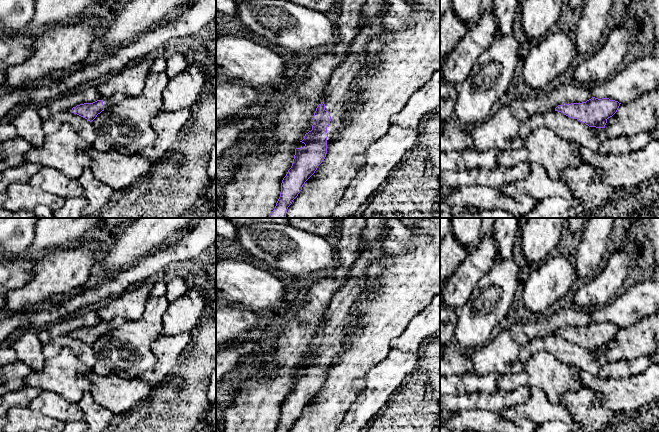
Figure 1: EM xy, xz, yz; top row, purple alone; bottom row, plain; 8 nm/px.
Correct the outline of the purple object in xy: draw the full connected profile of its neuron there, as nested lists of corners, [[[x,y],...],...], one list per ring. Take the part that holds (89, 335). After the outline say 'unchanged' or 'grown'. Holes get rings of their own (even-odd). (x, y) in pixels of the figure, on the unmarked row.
[[[115,317],[110,321],[101,321],[93,327],[84,327],[71,332],[69,335],[92,346],[98,338],[108,333],[111,329],[124,324],[126,320],[122,317]]]; grown

